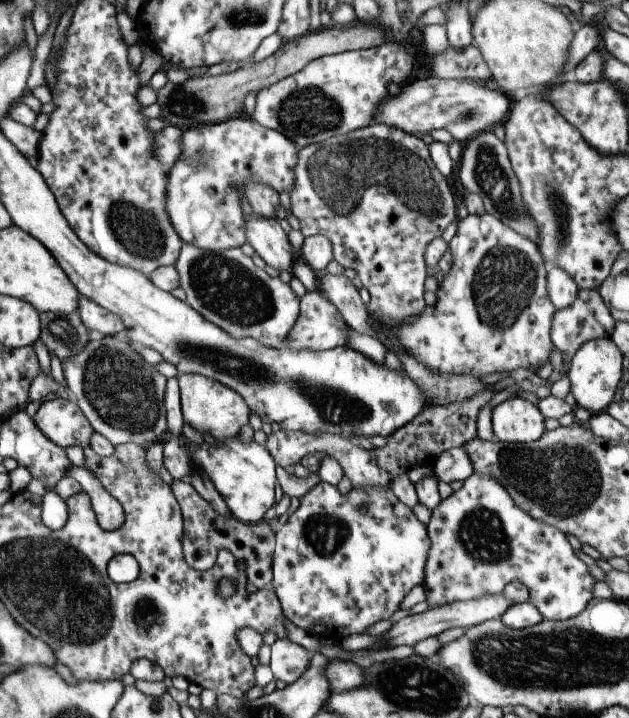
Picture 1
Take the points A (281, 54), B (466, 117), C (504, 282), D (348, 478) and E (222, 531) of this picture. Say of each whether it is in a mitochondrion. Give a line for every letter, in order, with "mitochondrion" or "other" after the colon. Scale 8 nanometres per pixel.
A: other
B: mitochondrion
C: mitochondrion
D: other
E: other

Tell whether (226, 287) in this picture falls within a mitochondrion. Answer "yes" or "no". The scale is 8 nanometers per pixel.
yes

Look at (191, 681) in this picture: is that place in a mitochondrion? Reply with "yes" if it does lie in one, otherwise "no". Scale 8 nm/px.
no

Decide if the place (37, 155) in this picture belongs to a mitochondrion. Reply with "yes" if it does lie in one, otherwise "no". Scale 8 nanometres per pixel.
no

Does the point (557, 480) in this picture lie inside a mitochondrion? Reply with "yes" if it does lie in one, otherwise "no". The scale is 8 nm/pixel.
yes

